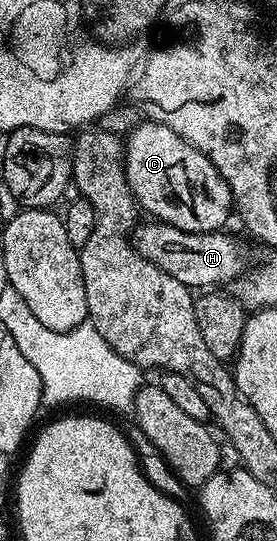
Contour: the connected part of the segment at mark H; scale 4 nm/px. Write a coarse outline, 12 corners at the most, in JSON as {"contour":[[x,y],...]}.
{"contour":[[157,219],[132,234],[144,259],[192,291],[243,272],[226,231],[193,233]]}

